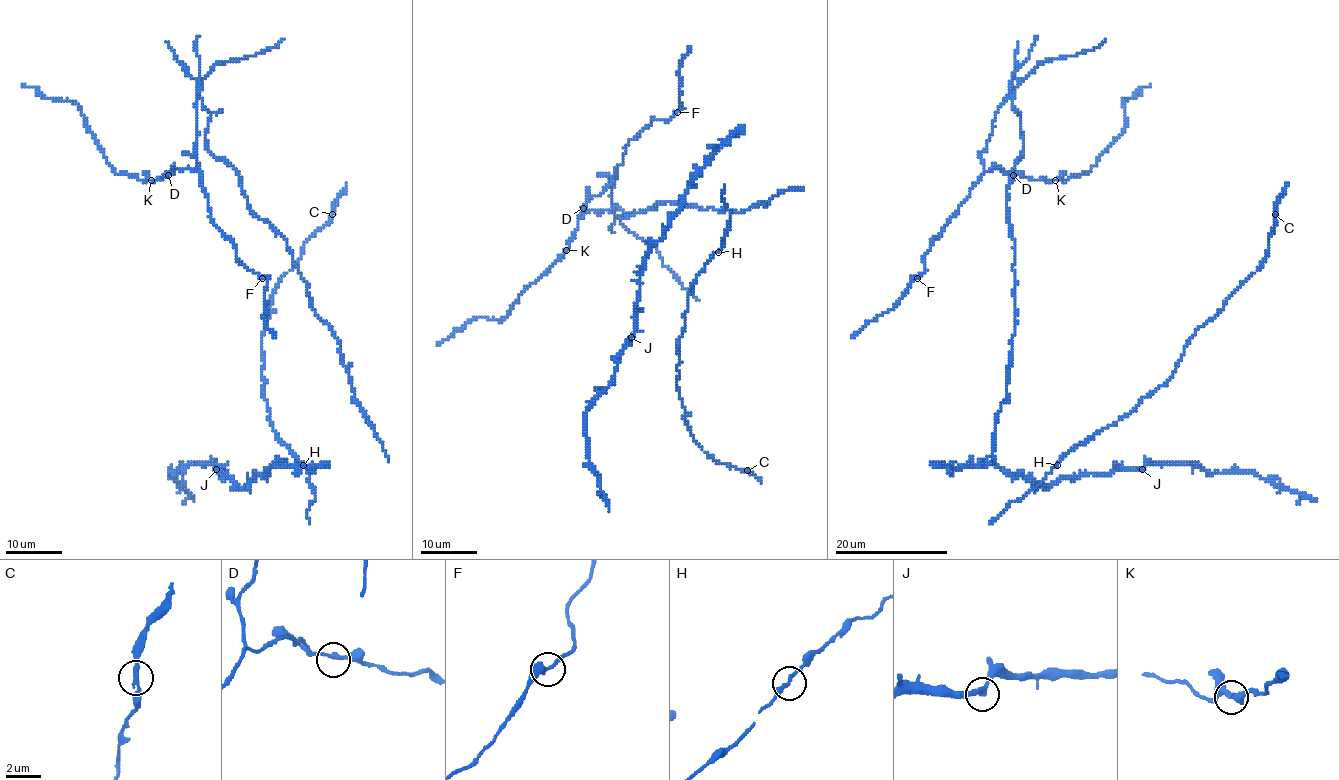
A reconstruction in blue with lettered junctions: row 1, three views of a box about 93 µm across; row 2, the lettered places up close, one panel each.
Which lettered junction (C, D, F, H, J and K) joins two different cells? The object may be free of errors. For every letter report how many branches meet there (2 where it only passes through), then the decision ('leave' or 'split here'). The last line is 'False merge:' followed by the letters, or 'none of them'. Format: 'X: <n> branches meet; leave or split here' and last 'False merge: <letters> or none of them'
C: 2 branches meet; leave
D: 2 branches meet; leave
F: 2 branches meet; leave
H: 2 branches meet; leave
J: 2 branches meet; leave
K: 2 branches meet; leave
False merge: none of them

